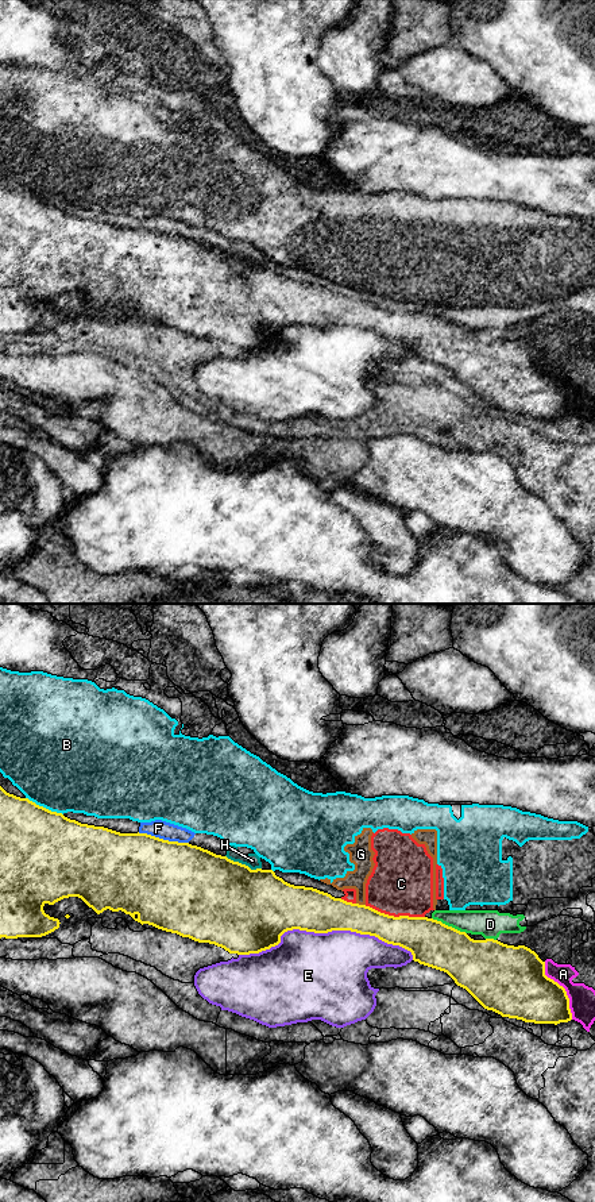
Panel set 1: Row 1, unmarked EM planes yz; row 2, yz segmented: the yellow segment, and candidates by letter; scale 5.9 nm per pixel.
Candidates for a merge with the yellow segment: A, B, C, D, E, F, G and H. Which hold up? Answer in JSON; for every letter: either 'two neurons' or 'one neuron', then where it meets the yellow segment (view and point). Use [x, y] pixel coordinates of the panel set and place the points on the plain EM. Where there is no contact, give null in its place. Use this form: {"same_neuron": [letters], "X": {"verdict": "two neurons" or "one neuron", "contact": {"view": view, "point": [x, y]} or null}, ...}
{"same_neuron": [], "A": {"verdict": "two neurons", "contact": {"view": "yz", "point": [564, 384]}}, "B": {"verdict": "two neurons", "contact": {"view": "yz", "point": [45, 203]}}, "C": {"verdict": "two neurons", "contact": {"view": "yz", "point": [393, 311]}}, "D": {"verdict": "two neurons", "contact": {"view": "yz", "point": [449, 322]}}, "E": {"verdict": "two neurons", "contact": {"view": "yz", "point": [327, 327]}}, "F": {"verdict": "two neurons", "contact": {"view": "yz", "point": [162, 234]}}, "G": {"verdict": "two neurons", "contact": {"view": "yz", "point": [360, 300]}}, "H": {"verdict": "two neurons", "contact": {"view": "yz", "point": [243, 259]}}}

